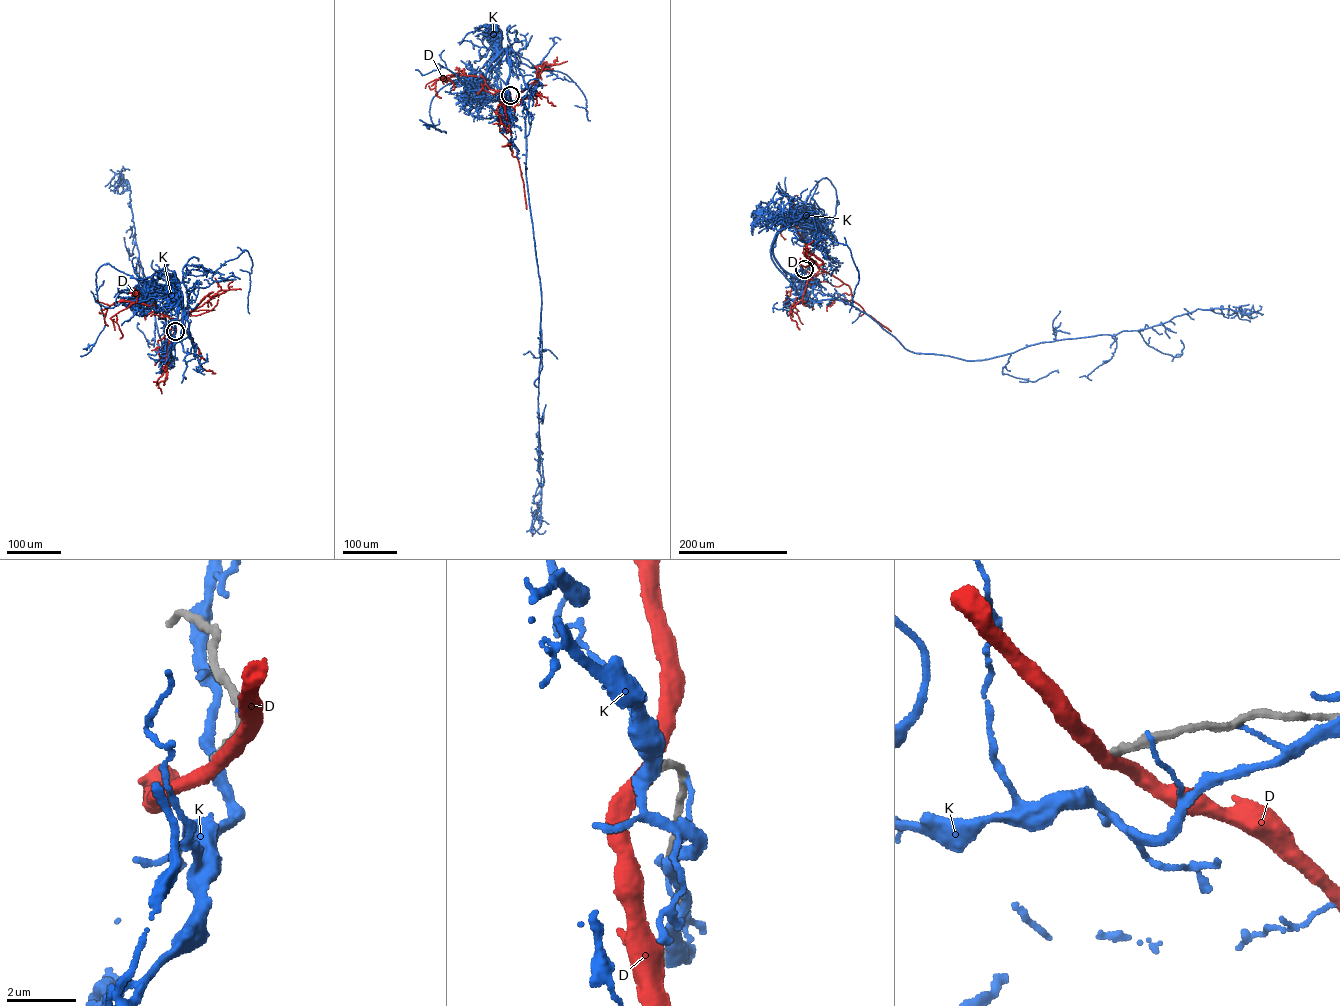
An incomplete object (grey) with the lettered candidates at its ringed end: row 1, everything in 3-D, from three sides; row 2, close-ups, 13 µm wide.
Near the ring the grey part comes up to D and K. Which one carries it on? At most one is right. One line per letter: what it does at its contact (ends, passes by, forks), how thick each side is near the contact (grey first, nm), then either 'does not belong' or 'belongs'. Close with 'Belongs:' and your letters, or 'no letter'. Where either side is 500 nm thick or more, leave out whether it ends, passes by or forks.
D: it passes by; calibres 220 and 420 nm; does not belong
K: it ends; calibres 200 and 120 nm; does not belong
Belongs: no letter

